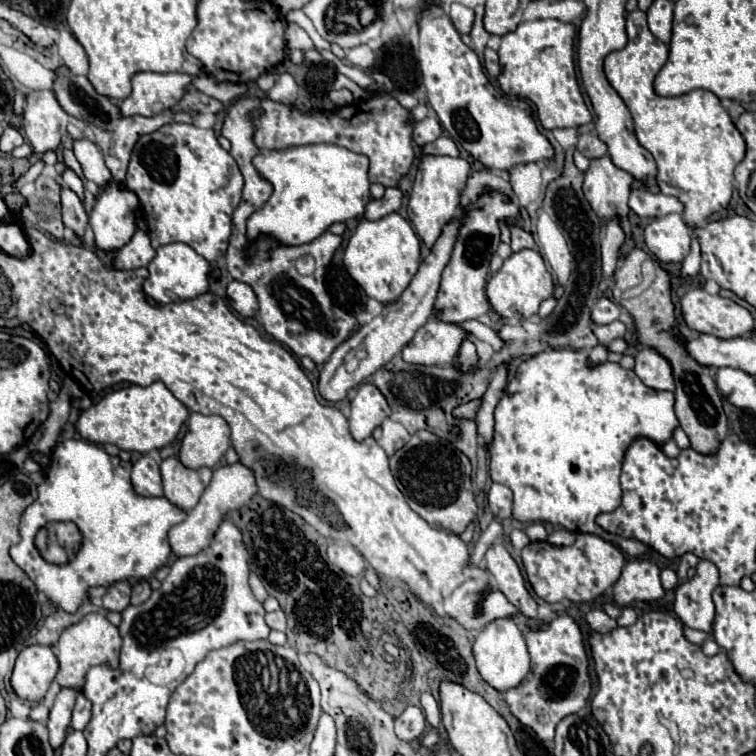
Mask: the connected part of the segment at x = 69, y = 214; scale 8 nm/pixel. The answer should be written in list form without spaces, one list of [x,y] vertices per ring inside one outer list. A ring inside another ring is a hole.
[[[62,189],[62,215],[64,215],[64,225],[68,229],[72,229],[78,239],[82,241],[84,239],[84,231],[86,231],[86,225],[88,225],[88,215],[82,207],[82,201],[76,197],[74,191],[70,189]]]

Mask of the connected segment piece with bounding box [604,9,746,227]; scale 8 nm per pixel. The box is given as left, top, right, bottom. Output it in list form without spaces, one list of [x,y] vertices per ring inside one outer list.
[[[636,9],[626,15],[626,33],[626,47],[610,53],[604,61],[606,79],[630,109],[640,145],[656,159],[660,191],[678,197],[686,207],[684,221],[690,227],[700,227],[704,219],[732,199],[734,167],[746,153],[744,137],[720,105],[720,99],[710,91],[698,89],[680,97],[660,97],[654,93],[652,81],[666,63],[668,47],[650,33],[644,11]]]

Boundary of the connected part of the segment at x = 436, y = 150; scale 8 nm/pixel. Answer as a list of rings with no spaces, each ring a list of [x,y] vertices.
[[[438,137],[436,141],[432,141],[432,145],[424,147],[424,153],[428,153],[428,155],[448,155],[448,157],[460,155],[456,143],[450,137]]]

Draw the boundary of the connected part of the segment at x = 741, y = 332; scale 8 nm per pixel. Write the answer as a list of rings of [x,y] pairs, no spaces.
[[[702,287],[690,289],[682,299],[682,317],[698,333],[710,333],[720,339],[746,337],[754,331],[754,319],[748,309],[732,299],[710,295]]]

